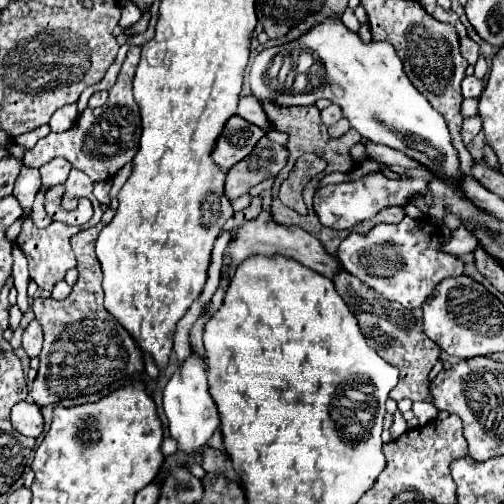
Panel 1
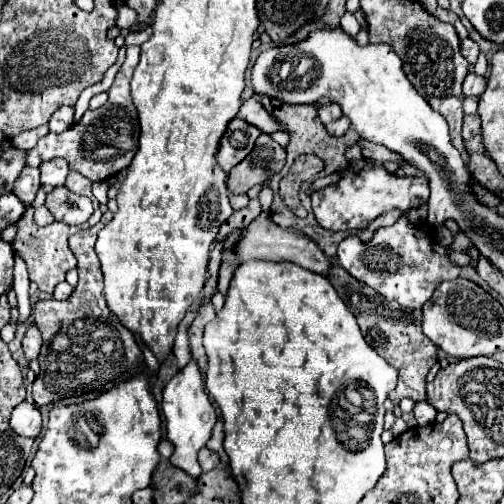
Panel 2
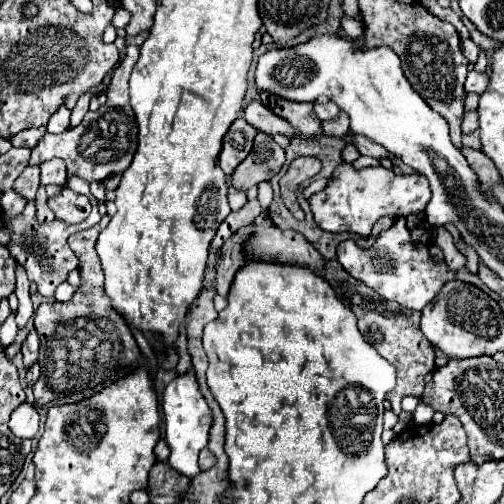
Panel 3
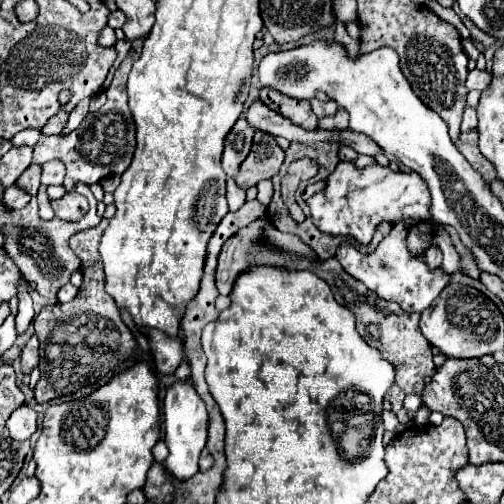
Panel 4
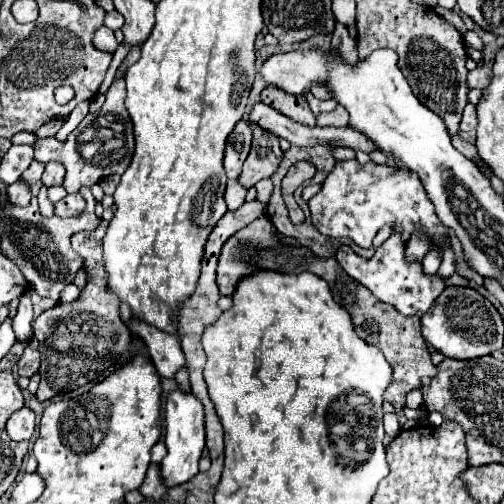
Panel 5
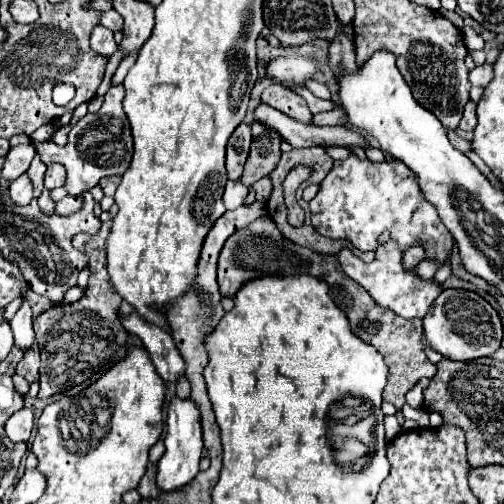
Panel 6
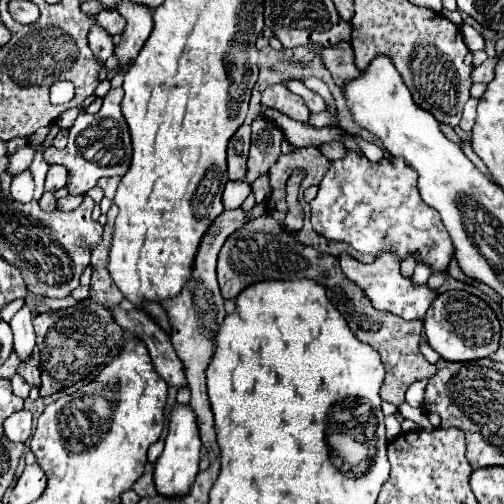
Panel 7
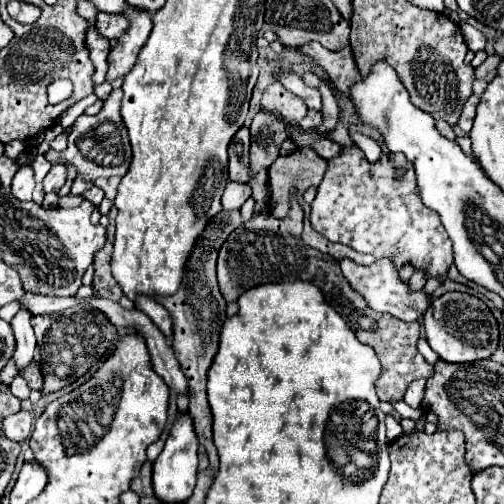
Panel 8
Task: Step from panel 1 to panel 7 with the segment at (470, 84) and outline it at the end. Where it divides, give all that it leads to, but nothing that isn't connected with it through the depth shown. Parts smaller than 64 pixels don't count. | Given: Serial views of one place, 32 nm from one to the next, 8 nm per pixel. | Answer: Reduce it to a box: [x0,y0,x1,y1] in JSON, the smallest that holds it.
[472,58,498,82]

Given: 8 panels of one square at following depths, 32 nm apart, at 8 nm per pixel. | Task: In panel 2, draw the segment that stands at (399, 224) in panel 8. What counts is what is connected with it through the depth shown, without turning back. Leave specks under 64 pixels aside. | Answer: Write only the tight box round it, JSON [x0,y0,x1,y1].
[312,166,430,232]

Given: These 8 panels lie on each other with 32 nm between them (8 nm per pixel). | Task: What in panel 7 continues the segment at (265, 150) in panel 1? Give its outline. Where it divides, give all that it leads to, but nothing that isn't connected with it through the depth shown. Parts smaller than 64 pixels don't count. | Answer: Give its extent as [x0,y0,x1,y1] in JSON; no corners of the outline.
[244,116,284,184]

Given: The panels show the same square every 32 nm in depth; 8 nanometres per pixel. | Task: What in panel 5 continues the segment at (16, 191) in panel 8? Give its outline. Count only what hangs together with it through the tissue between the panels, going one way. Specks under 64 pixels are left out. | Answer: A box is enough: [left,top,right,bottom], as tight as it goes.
[8,178,32,206]

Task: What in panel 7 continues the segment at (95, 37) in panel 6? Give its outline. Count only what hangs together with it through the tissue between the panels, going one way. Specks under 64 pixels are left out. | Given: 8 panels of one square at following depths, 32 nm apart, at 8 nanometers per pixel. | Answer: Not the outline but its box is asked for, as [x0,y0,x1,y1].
[88,24,115,82]

